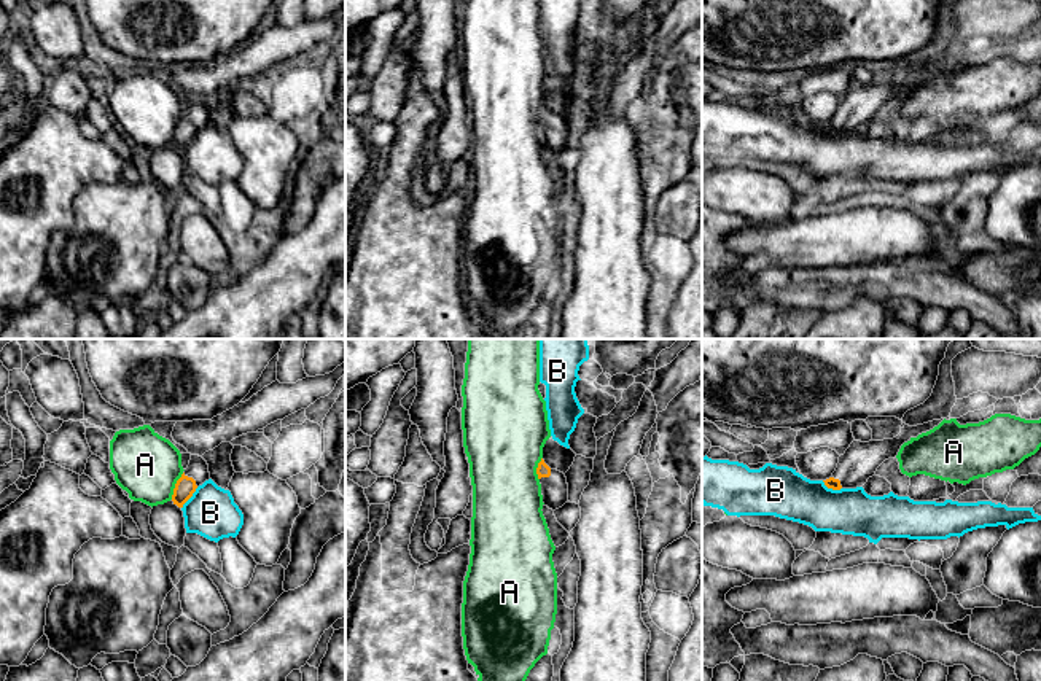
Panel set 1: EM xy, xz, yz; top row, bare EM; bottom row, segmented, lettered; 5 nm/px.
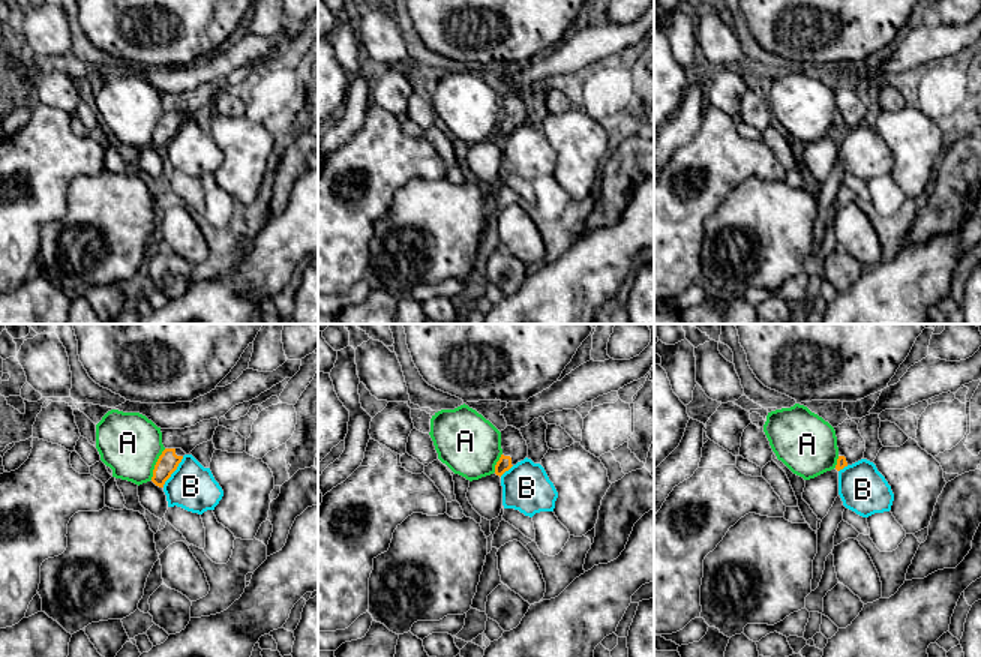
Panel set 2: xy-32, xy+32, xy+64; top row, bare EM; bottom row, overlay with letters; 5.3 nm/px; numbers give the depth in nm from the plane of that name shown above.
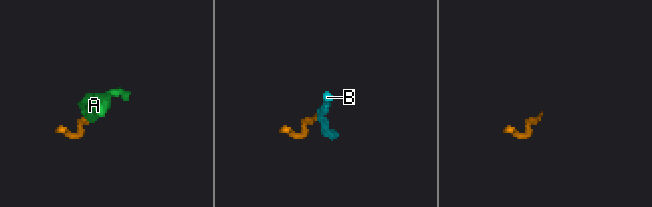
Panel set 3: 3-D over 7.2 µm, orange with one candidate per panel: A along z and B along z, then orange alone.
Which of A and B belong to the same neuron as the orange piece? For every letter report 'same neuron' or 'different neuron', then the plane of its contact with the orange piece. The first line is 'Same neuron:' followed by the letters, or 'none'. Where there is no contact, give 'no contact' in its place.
Same neuron: none
A: different neuron; contact in xy
B: different neuron; contact in xy

